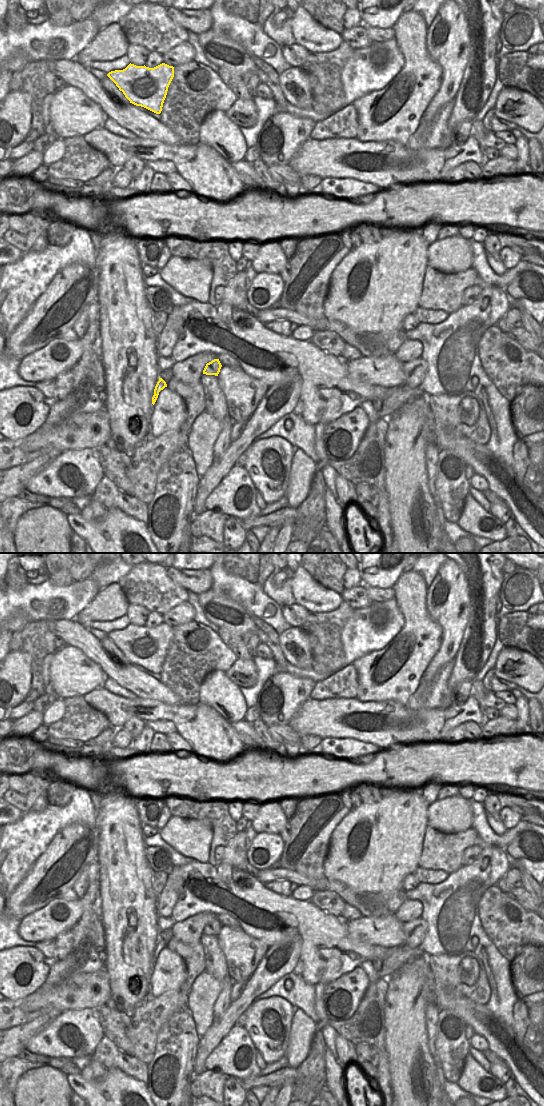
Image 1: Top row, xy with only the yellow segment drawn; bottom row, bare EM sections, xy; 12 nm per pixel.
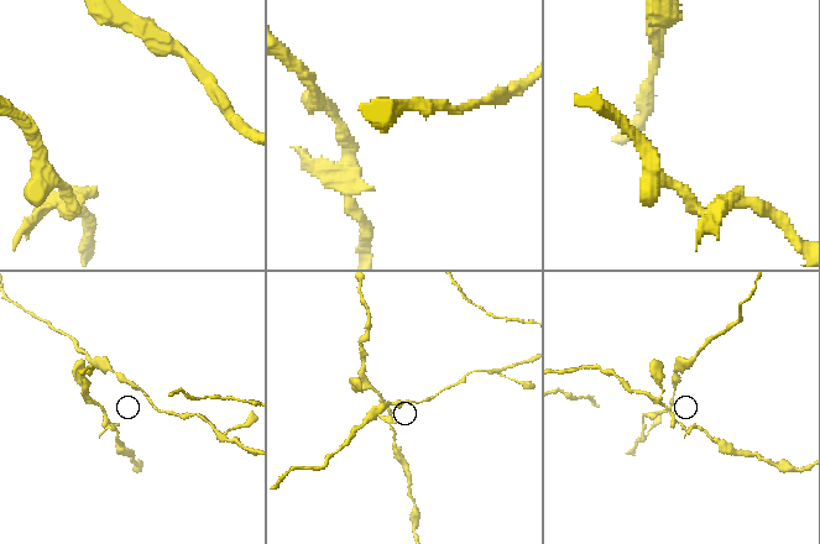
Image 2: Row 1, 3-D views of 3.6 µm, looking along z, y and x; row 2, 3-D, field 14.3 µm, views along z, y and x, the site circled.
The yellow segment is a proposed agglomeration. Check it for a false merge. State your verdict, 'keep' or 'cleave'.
cleave

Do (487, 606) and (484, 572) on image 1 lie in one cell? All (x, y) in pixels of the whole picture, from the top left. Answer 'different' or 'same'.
same

